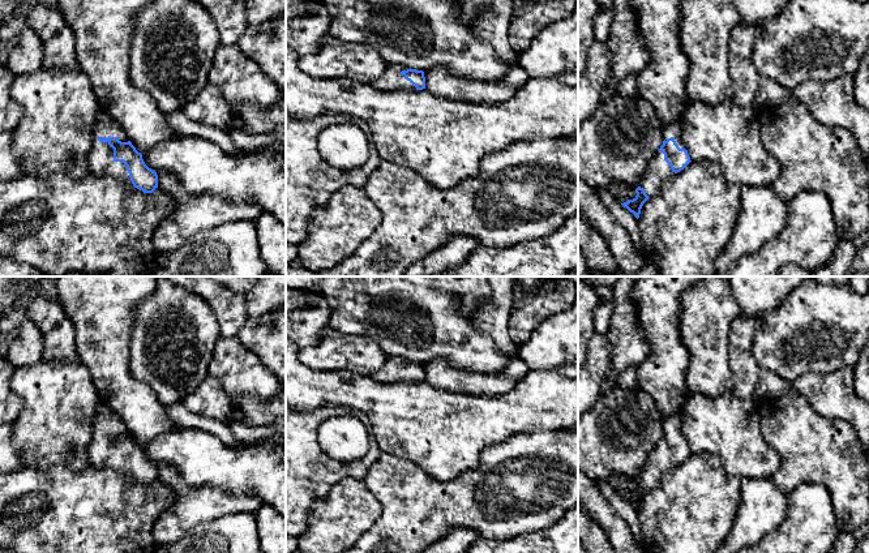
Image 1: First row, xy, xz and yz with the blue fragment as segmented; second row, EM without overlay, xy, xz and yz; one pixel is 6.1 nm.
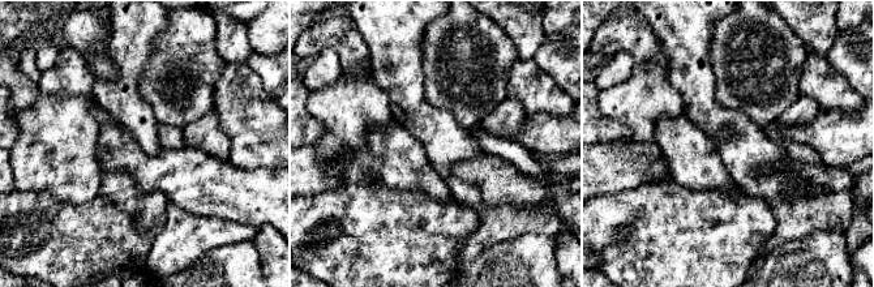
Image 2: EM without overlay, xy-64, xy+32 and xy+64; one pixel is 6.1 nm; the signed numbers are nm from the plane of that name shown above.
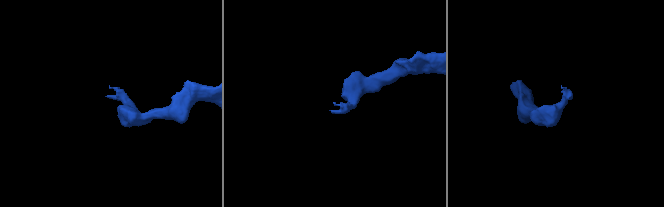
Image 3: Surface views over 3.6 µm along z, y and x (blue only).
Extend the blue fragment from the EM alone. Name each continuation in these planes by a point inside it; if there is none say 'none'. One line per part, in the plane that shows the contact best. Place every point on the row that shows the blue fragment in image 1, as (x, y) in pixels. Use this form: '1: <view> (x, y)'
1: xy (101, 161)

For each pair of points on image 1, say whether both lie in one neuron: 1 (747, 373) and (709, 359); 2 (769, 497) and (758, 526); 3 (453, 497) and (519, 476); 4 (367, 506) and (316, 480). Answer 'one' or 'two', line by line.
1: two
2: one
3: one
4: two

